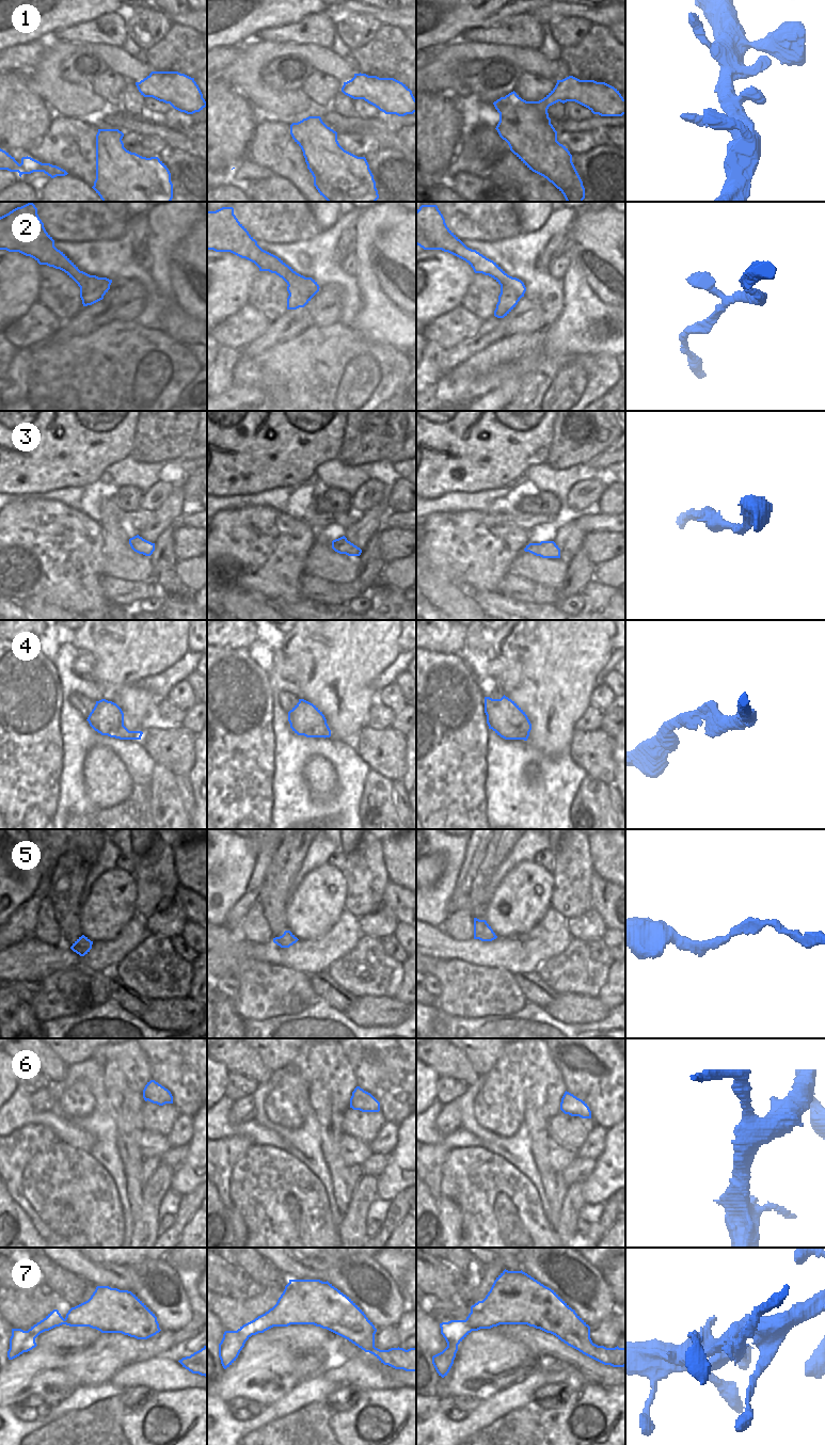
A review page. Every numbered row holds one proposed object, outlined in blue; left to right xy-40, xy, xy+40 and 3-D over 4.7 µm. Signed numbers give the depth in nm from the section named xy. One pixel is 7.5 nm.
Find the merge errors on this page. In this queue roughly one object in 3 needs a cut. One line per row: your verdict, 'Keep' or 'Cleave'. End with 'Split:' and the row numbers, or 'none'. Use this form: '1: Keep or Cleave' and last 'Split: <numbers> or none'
1: Keep
2: Cleave
3: Keep
4: Keep
5: Keep
6: Cleave
7: Cleave
Split: 2, 6, 7.

